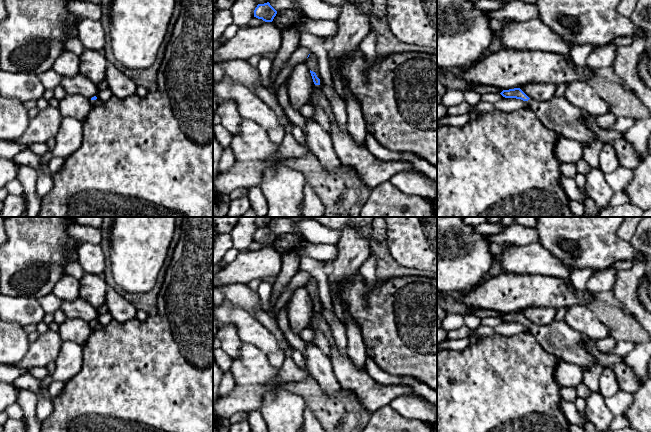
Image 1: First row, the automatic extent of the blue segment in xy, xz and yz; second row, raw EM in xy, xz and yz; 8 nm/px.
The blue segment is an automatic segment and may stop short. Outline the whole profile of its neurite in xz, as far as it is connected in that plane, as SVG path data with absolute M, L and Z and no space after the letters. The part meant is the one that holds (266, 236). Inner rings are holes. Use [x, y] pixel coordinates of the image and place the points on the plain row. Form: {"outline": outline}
{"outline": "M269 226L258 228L254 234L254 241L262 243L265 246L272 246L277 235L270 229Z"}

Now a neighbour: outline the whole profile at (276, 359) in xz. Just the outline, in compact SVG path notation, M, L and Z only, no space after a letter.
M276 351L269 353L267 358L270 364L275 368L281 368L284 361L285 361L285 352L283 351Z

